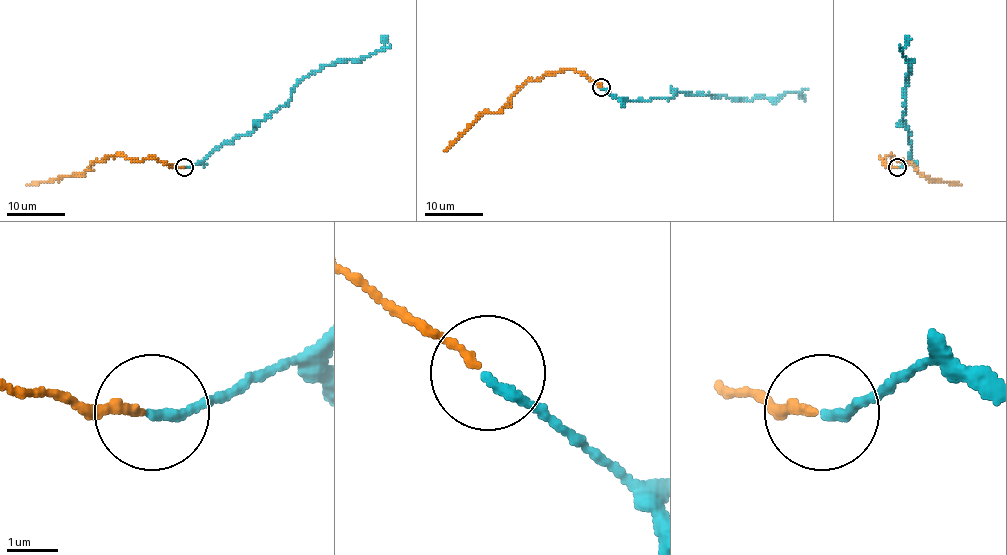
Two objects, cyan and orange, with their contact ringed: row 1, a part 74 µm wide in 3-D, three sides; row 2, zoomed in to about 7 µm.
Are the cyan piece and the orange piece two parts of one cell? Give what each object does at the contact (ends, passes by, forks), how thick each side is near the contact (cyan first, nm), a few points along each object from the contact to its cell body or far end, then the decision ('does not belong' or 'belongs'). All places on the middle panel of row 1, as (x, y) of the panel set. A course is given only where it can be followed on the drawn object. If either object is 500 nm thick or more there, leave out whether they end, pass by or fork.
cyan ends | orange ends | 190/150 nm | cyan via (602, 87), (618, 99), (650, 101), (677, 93), (747, 100), (797, 91), (804, 99) | orange via (600, 85), (571, 69), (546, 72), (536, 80), (527, 80), (500, 110), (495, 113), (482, 112), (443, 151) | belongs

